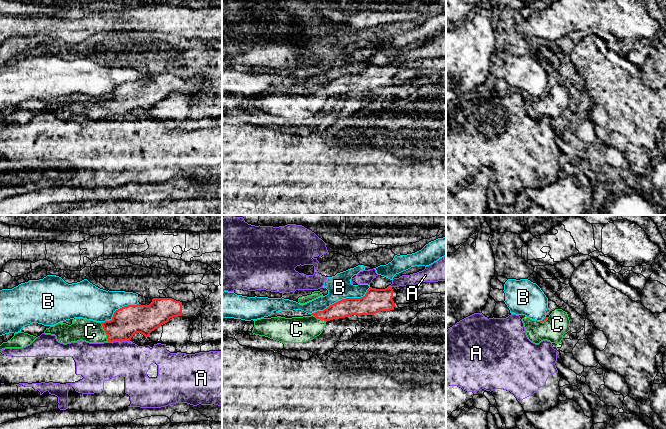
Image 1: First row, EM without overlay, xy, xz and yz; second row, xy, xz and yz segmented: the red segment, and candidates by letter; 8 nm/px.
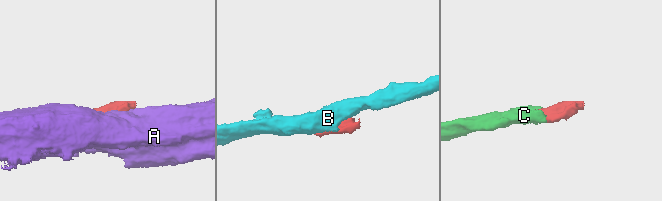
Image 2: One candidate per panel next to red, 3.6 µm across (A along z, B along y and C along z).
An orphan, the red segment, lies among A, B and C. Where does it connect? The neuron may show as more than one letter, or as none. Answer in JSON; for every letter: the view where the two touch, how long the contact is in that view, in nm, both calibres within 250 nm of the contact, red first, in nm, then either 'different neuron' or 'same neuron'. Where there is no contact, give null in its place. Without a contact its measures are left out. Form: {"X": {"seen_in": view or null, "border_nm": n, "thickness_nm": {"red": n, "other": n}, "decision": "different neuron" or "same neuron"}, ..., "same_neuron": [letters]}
{"A": {"seen_in": "xy", "border_nm": 180, "thickness_nm": {"red": 240, "other": 320}, "decision": "different neuron"}, "B": {"seen_in": "xz", "border_nm": 550, "thickness_nm": {"red": 170, "other": 200}, "decision": "different neuron"}, "C": {"seen_in": "xy", "border_nm": 170, "thickness_nm": {"red": 240, "other": 180}, "decision": "same neuron"}, "same_neuron": ["C"]}

